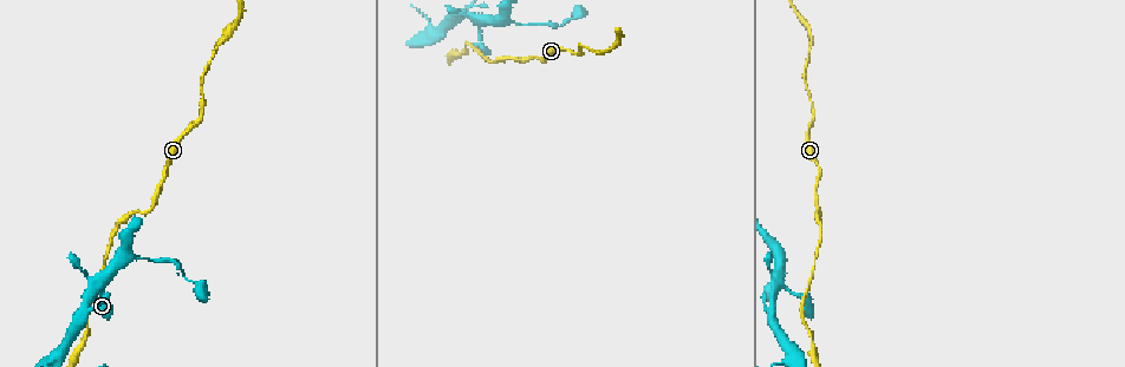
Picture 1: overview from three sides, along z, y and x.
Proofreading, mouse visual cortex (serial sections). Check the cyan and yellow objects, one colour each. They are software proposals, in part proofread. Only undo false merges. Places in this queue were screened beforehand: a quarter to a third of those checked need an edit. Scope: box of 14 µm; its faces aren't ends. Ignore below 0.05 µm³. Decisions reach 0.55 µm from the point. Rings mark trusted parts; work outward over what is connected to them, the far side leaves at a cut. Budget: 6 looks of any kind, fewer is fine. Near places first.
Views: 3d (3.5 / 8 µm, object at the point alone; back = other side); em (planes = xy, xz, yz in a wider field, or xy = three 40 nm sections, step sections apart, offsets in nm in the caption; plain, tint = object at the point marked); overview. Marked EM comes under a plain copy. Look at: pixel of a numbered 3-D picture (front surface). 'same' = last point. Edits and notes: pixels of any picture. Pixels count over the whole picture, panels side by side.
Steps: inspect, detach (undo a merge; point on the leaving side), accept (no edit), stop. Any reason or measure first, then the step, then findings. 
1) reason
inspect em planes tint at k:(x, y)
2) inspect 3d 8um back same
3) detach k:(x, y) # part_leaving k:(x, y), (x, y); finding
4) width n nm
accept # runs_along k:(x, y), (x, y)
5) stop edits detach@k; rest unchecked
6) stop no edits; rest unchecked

inspect em xy step 2 tint at 1:(480, 20)

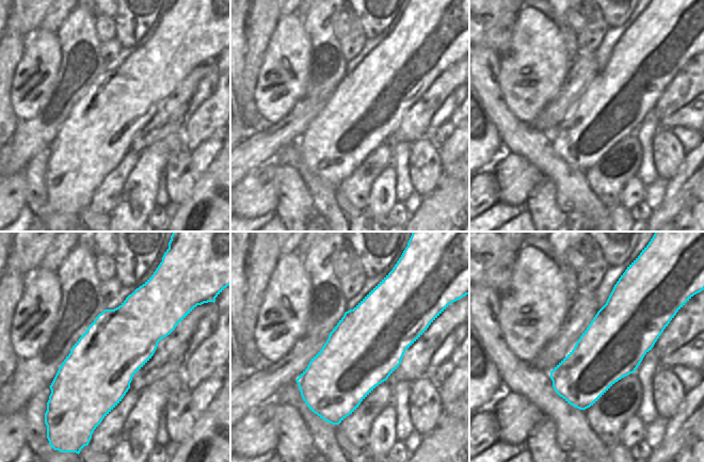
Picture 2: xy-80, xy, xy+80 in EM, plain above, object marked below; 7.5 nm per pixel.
see where the arms go
inspect 3d 3.5um same

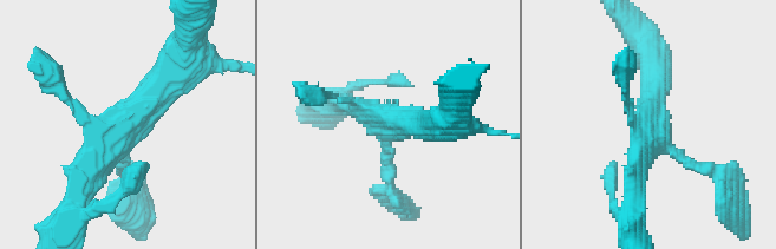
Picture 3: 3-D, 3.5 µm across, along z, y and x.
width 550 nm
accept # runs_along 3:(391, 189), (384, 123), (340, 104); one cell here

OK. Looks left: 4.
sharp bend
inspect 3d 3.5um at 1:(819, 213)

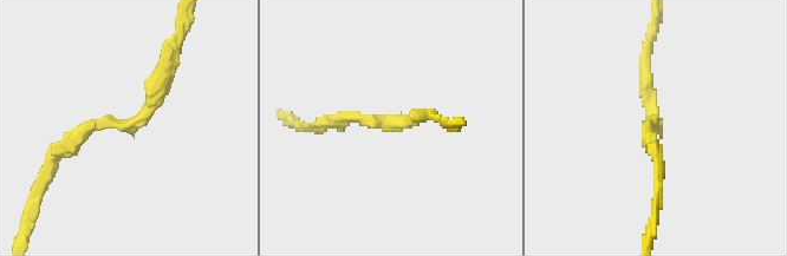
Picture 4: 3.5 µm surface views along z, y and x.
inspect em xy step 2 tint at 4:(656, 123)

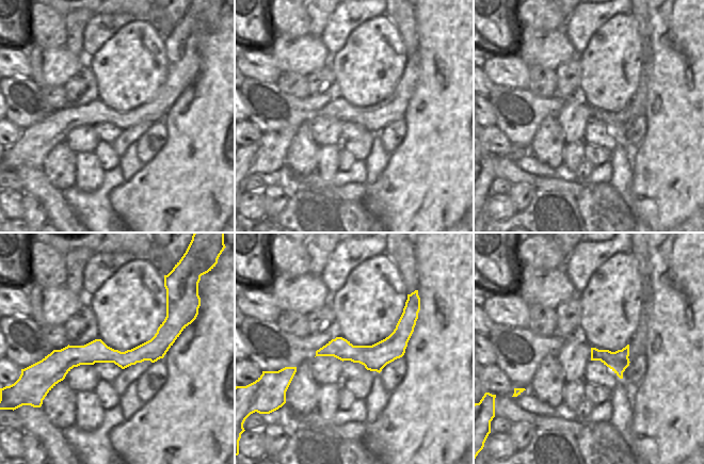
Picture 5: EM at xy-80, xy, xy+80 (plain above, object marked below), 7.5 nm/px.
detach 4:(71, 137) # part_leaving 4:(131, 125), (91, 125), (44, 183); a second cell is stuck on

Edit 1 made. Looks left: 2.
stop edits detach@4; rest unchecked

